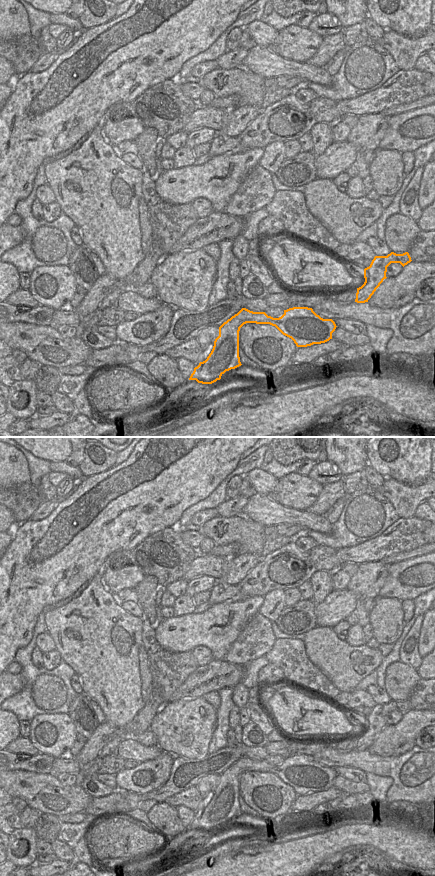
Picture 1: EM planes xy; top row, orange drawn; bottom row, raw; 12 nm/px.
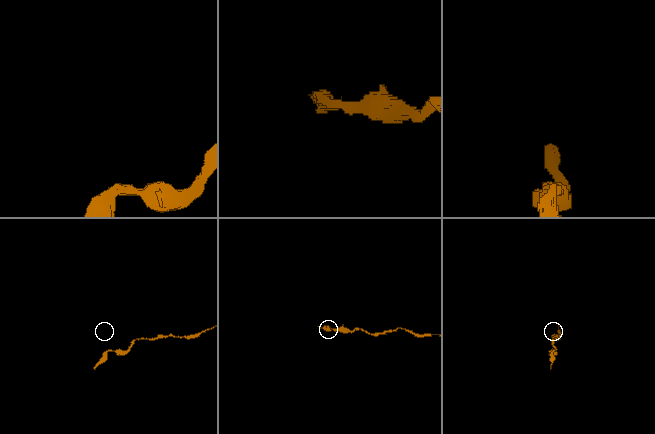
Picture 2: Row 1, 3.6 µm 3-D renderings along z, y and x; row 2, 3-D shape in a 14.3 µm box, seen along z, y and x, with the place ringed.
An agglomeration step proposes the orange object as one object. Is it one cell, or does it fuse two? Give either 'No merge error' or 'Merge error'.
No merge error

